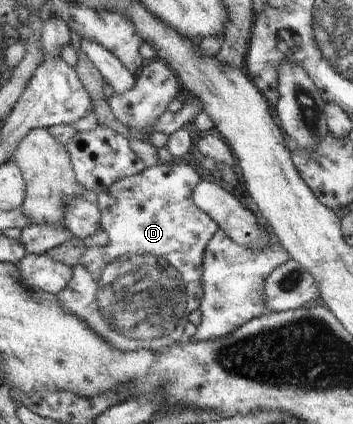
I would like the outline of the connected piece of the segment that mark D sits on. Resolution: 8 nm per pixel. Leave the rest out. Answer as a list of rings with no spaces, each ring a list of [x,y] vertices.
[[[165,163],[155,165],[143,170],[140,174],[128,177],[114,183],[109,189],[97,195],[96,205],[101,210],[101,227],[107,235],[111,236],[109,245],[88,247],[83,254],[82,262],[73,268],[73,279],[70,284],[57,296],[62,306],[77,314],[86,321],[105,341],[113,344],[124,352],[132,352],[145,348],[146,350],[161,351],[177,342],[186,341],[185,325],[189,325],[189,317],[200,309],[205,297],[203,272],[204,253],[207,251],[208,243],[213,239],[220,225],[204,210],[199,209],[193,199],[194,188],[201,183],[201,175],[196,171],[196,166],[189,163],[174,164]]]

